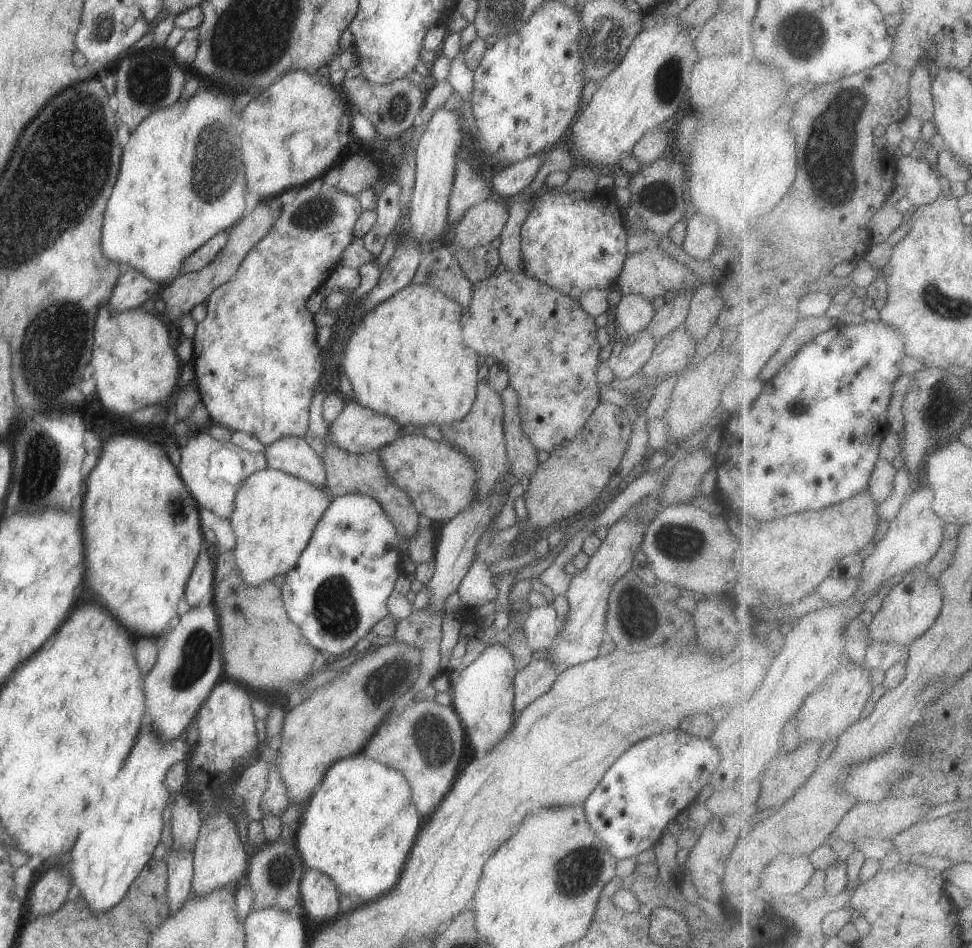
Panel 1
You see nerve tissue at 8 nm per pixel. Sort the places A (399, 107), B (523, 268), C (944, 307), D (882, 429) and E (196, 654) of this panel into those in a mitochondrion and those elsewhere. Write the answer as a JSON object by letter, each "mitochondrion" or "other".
{"A":"mitochondrion","B":"other","C":"mitochondrion","D":"other","E":"mitochondrion"}

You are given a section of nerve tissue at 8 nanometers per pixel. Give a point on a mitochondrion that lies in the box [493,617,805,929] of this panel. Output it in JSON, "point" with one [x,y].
{"point":[579,872]}

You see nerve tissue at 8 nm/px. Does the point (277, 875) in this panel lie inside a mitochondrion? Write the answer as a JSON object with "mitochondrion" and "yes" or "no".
{"mitochondrion":"yes"}

